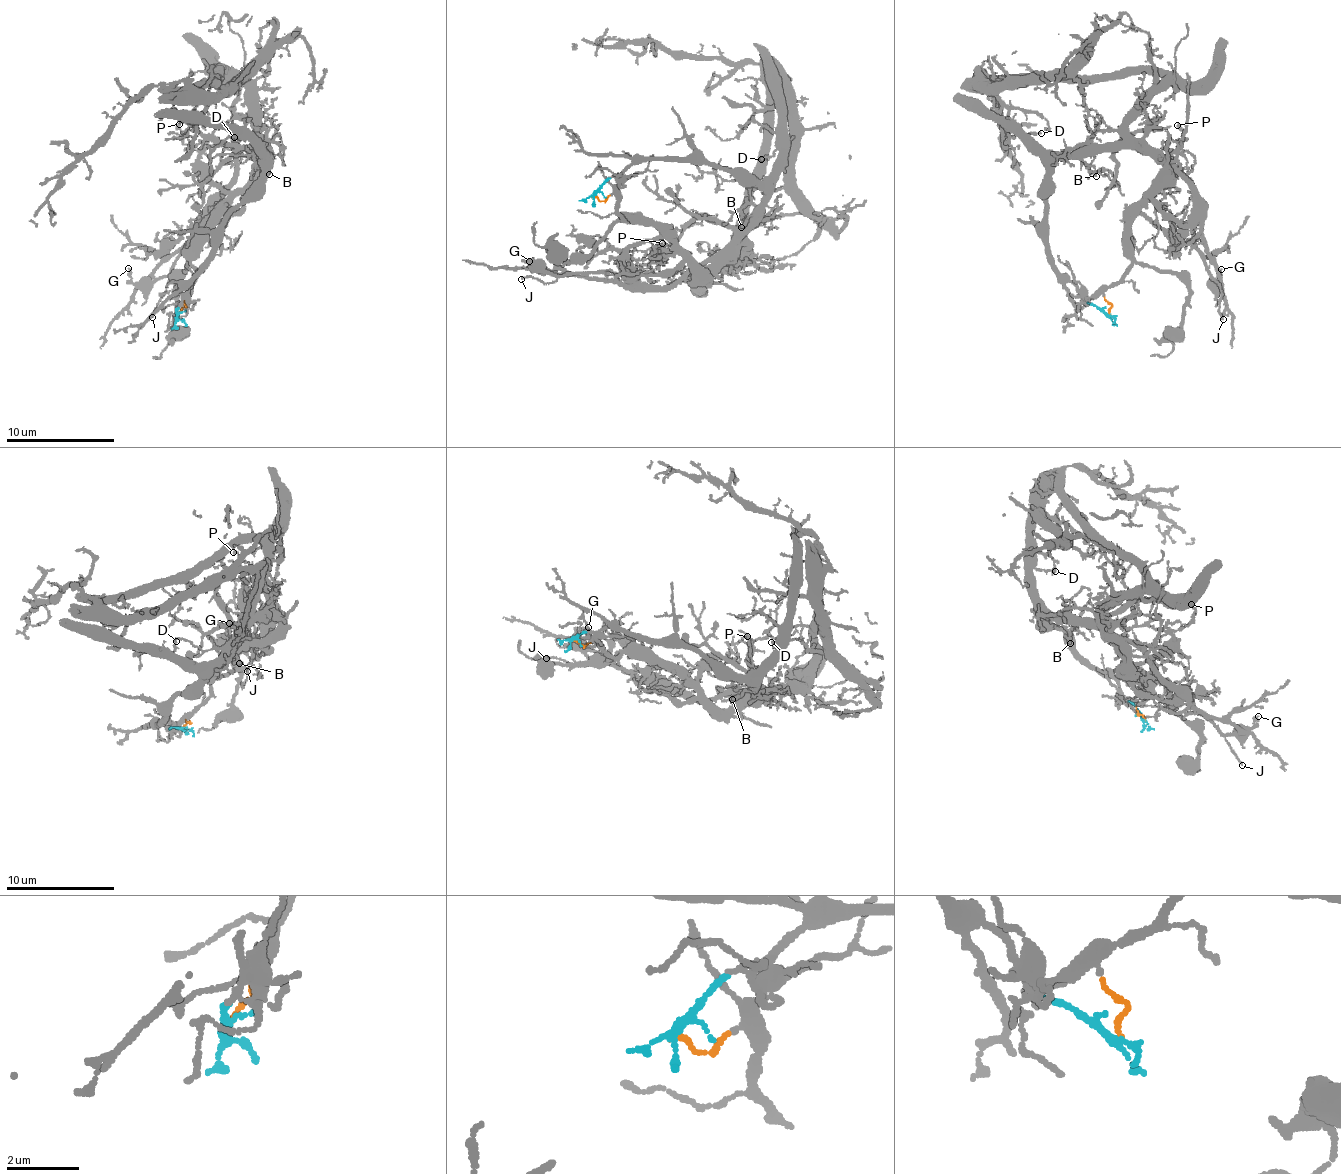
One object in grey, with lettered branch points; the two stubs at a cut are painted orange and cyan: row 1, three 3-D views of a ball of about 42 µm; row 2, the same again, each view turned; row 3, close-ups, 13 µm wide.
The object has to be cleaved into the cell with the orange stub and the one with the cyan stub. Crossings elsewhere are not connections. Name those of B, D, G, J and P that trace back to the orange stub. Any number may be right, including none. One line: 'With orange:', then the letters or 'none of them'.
With orange: G, J, P

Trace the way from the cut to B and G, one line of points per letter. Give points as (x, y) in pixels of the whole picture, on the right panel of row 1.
B: (1108, 313), (1057, 271), (1045, 224), (1058, 160), (1078, 158), (1096, 177)
G: (1108, 313), (1105, 290), (1131, 260), (1137, 216), (1166, 234), (1195, 223), (1193, 244), (1218, 283), (1222, 269)

